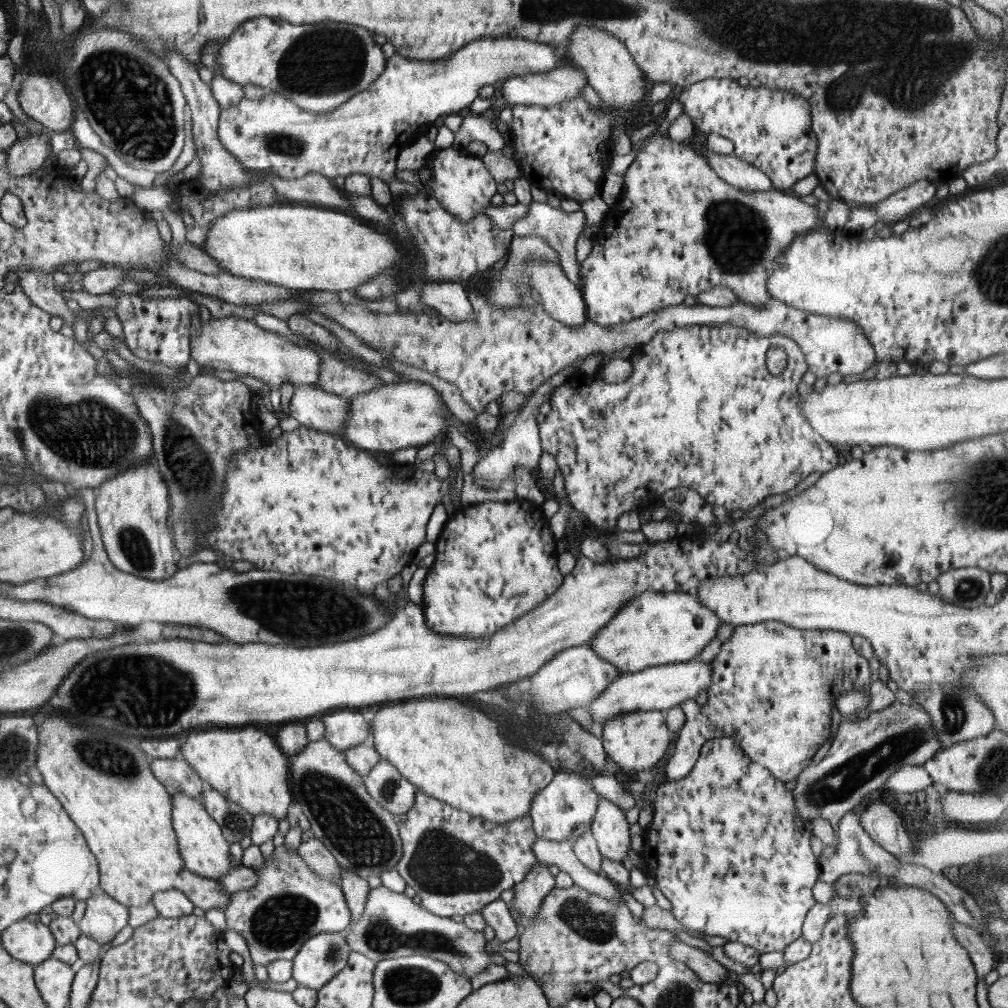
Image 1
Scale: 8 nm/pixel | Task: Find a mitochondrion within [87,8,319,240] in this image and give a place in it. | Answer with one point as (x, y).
(291, 145)

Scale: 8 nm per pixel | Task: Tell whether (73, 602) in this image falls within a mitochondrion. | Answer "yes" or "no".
no

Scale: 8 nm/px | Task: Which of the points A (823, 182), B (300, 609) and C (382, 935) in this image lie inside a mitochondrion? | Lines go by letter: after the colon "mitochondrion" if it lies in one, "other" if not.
A: other
B: mitochondrion
C: mitochondrion

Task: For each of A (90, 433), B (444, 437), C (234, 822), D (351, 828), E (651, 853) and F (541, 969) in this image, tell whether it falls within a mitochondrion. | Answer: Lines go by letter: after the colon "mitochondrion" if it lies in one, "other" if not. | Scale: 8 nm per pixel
A: mitochondrion
B: other
C: mitochondrion
D: mitochondrion
E: other
F: other

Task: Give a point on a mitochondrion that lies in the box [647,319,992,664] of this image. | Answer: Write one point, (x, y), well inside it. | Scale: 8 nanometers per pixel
(967, 589)

